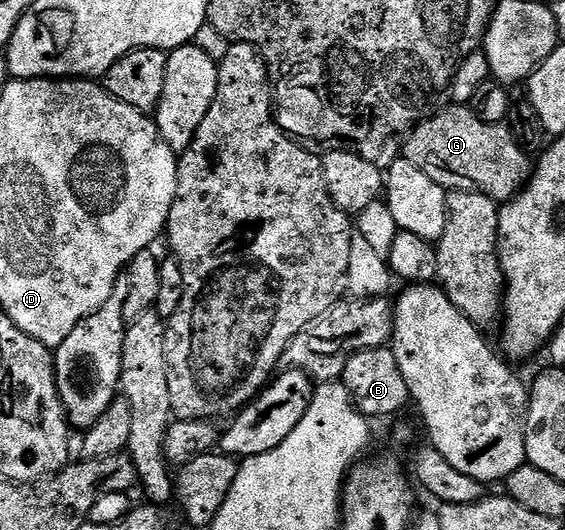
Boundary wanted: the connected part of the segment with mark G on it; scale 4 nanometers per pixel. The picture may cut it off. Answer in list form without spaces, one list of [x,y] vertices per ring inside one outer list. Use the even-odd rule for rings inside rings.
[[[448,105],[408,132],[402,155],[410,161],[410,165],[418,165],[418,169],[422,169],[430,181],[442,185],[448,191],[477,191],[498,205],[503,205],[522,190],[534,170],[533,160],[528,160],[527,153],[520,146],[521,140],[504,123],[482,121],[468,105]]]

